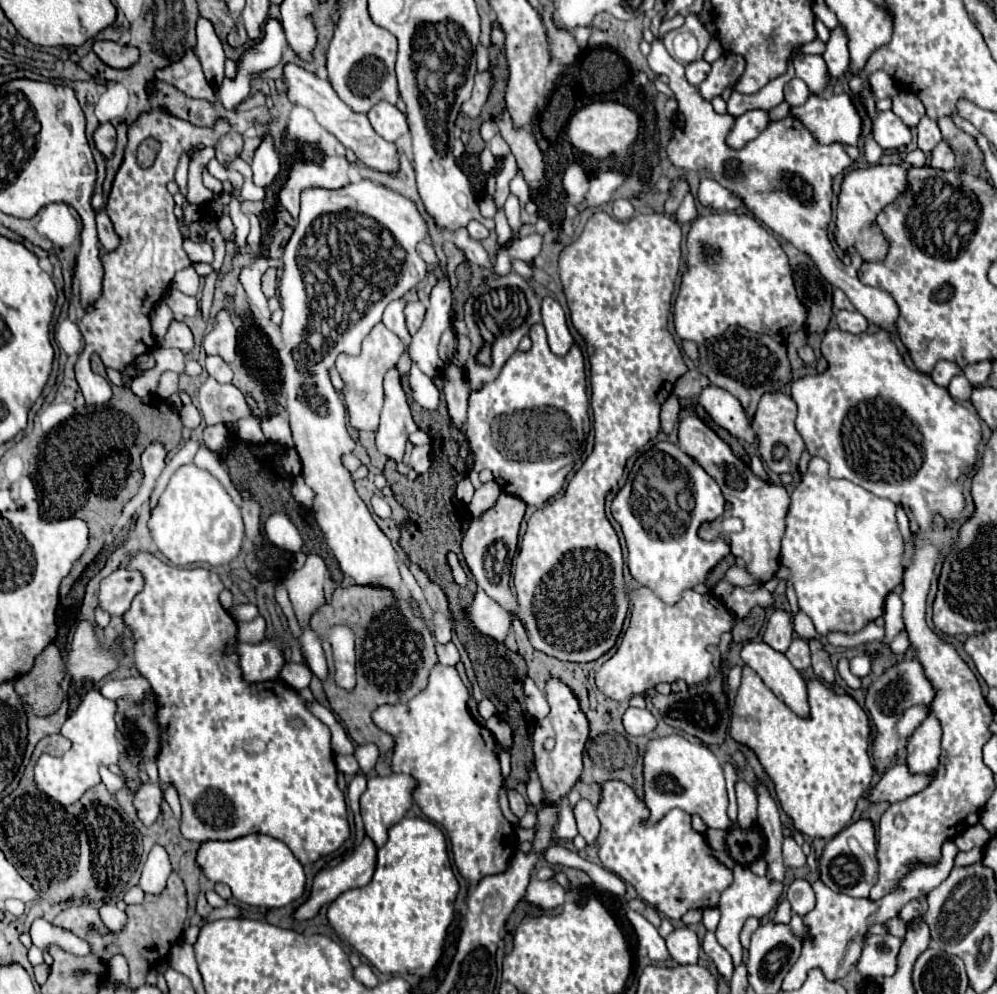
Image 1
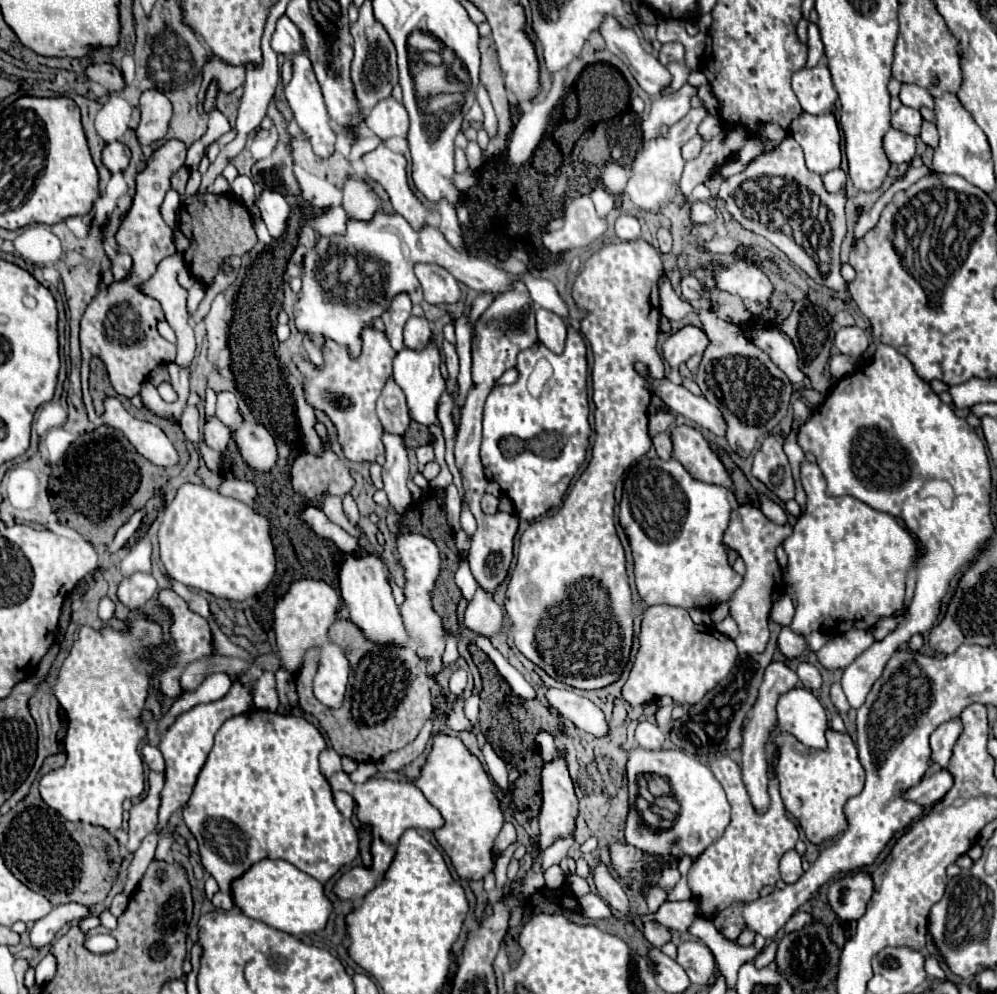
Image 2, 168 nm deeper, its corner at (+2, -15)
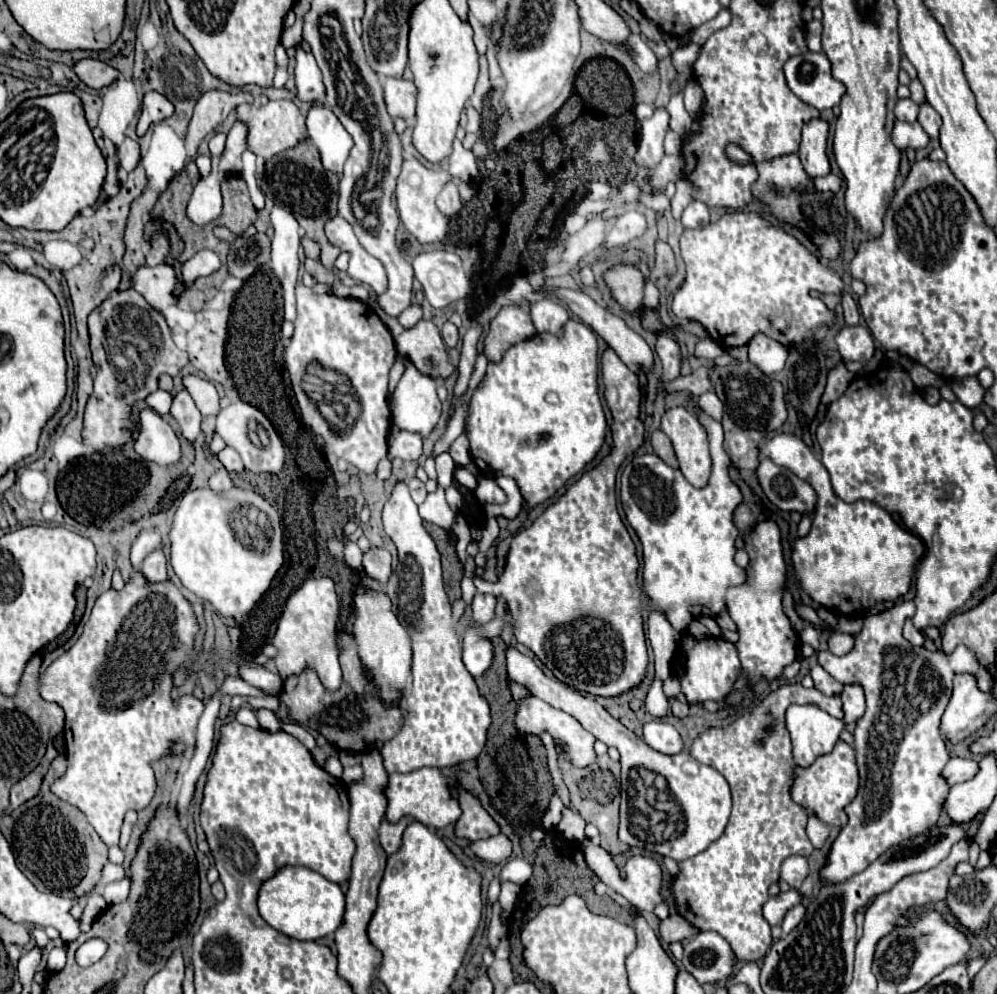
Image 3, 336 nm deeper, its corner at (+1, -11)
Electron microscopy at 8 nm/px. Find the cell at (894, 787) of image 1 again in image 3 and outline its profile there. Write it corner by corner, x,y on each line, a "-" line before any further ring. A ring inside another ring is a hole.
951,758
943,770
943,776
947,778
949,786
971,780
979,772
979,762
971,758

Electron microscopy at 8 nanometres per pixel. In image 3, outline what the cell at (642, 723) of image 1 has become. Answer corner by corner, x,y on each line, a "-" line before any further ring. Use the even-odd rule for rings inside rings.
647,722
643,728
643,740
661,754
679,754
683,750
683,740
669,722

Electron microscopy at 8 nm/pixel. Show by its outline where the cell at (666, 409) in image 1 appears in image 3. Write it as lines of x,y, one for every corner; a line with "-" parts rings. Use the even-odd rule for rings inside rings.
655,430
655,432
651,434
651,446
653,446
655,454
657,454
665,464
669,464
671,468
679,468
677,458
675,458
675,452
673,452
673,446
671,446
671,440
665,436
665,432

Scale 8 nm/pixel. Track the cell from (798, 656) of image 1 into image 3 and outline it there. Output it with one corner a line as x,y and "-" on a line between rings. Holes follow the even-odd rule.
819,664
811,670
811,678
815,682
815,688
825,696
839,696
843,692
843,684
839,684
831,674
827,674

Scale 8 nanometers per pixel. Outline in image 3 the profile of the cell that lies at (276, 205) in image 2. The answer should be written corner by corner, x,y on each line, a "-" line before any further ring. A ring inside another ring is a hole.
275,206
271,212
275,236
271,239
271,270
283,290
285,320
295,320
295,282
299,274
299,224
291,212

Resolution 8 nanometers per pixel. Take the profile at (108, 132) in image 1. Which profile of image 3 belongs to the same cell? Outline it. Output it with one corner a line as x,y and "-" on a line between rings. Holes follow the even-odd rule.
125,138
125,142
119,146
117,150
117,156
119,156
119,164
131,172
137,168
139,160
141,160
141,154
139,154
139,142
131,140
131,138

